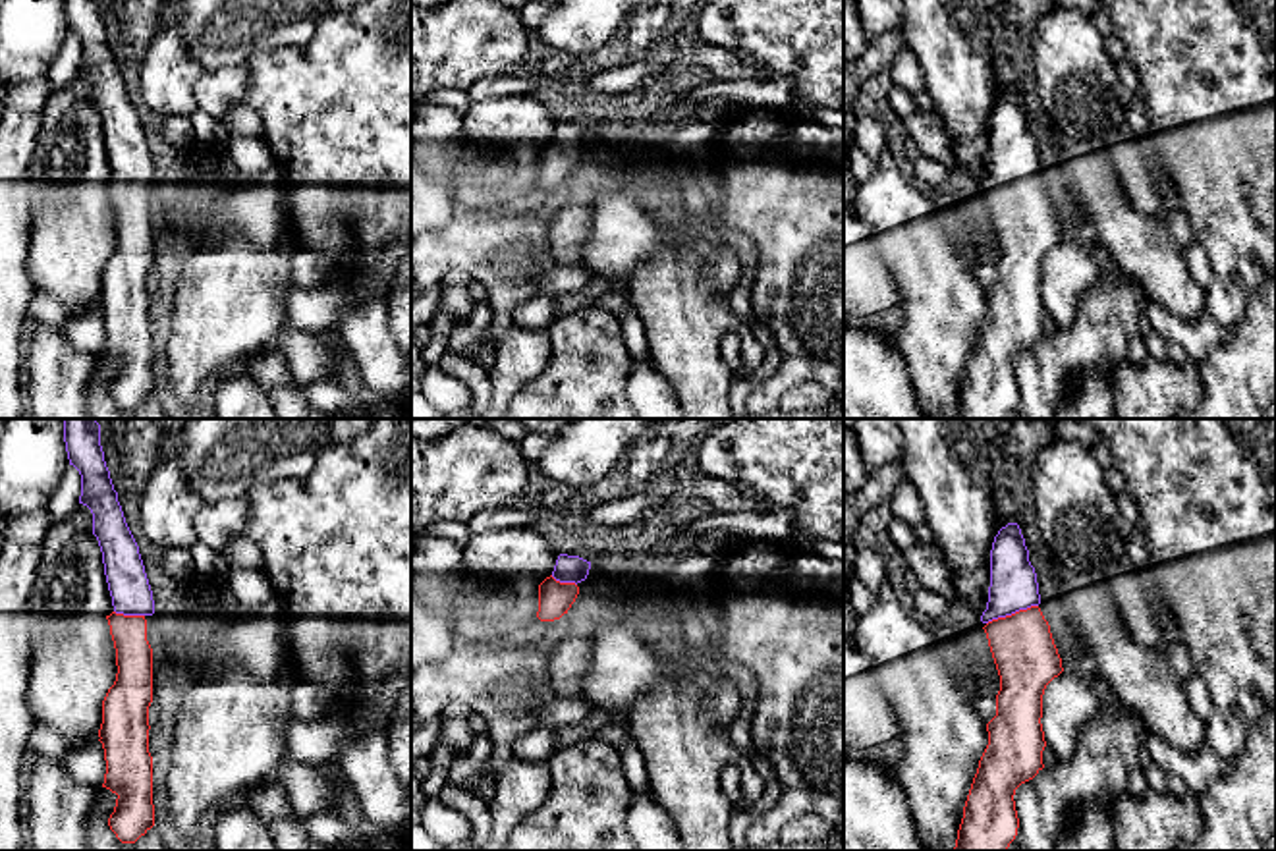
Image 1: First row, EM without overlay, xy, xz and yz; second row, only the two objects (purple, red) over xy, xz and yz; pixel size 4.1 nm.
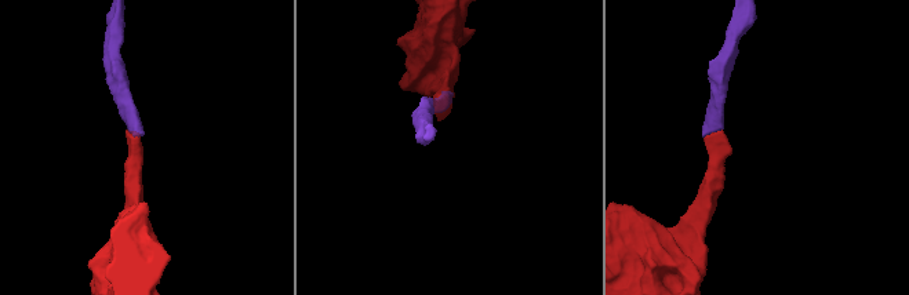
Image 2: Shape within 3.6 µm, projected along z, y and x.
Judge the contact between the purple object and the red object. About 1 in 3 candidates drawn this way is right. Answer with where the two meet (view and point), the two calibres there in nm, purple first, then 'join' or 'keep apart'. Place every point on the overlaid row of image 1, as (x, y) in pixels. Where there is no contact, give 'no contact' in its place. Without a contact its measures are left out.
yz (1012, 612) | 200/260 nm | join

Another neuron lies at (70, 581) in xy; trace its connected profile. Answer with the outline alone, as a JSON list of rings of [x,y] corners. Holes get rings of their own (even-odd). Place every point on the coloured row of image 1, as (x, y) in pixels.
[[[77,504],[73,511],[52,521],[42,546],[33,585],[29,623],[29,689],[27,702],[35,722],[56,729],[75,747],[89,743],[102,724],[102,700],[116,681],[116,648],[108,616],[114,612],[102,552],[93,535],[93,513]]]

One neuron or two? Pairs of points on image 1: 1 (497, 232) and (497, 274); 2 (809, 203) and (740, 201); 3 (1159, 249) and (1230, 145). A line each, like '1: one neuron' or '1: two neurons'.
1: one neuron
2: one neuron
3: two neurons

